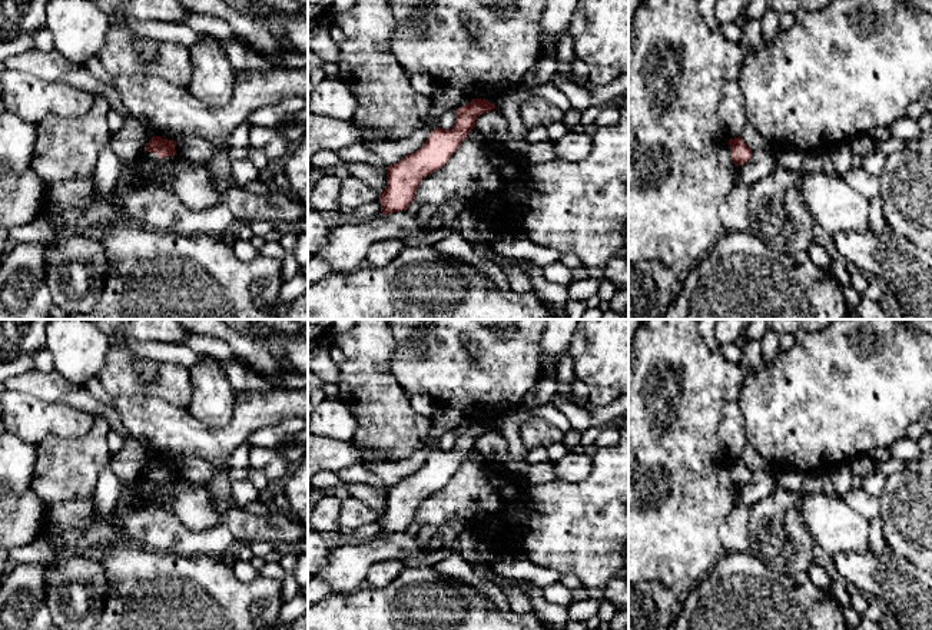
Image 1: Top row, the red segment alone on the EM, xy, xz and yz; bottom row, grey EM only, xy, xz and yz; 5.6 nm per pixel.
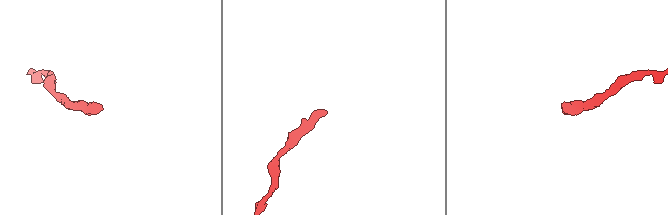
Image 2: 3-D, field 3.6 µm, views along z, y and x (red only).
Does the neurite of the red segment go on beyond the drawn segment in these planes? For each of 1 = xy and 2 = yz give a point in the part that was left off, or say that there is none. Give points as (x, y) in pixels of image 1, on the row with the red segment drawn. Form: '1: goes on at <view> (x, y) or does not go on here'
1: does not go on here
2: does not go on here

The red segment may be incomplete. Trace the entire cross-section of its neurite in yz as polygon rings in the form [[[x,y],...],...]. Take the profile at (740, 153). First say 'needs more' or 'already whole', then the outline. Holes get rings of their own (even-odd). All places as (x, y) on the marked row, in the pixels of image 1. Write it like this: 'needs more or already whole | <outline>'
already whole | [[[740,136],[730,139],[729,146],[730,146],[730,158],[736,166],[744,165],[753,153],[747,147],[747,145],[742,140]]]

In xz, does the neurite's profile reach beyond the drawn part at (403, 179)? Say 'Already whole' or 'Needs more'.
Already whole

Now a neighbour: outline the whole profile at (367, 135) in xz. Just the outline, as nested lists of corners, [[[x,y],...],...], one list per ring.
[[[359,127],[359,130],[361,130],[361,142],[364,145],[381,140],[389,140],[388,136],[382,132],[382,129],[375,130],[368,127]]]

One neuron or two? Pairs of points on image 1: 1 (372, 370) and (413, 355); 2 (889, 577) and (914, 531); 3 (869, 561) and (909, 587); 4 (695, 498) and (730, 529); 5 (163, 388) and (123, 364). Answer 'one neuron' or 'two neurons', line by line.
1: two neurons
2: two neurons
3: one neuron
4: two neurons
5: one neuron

